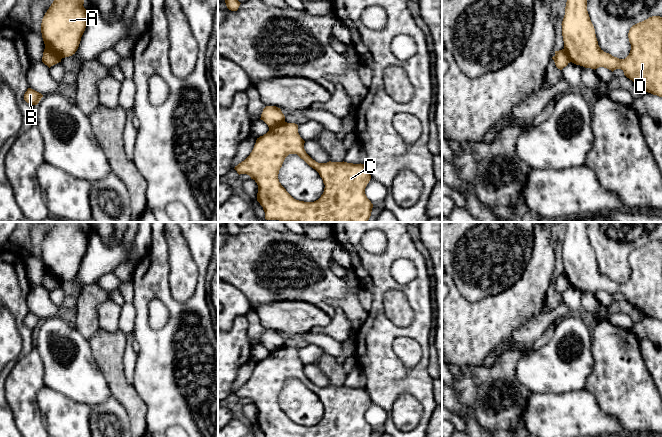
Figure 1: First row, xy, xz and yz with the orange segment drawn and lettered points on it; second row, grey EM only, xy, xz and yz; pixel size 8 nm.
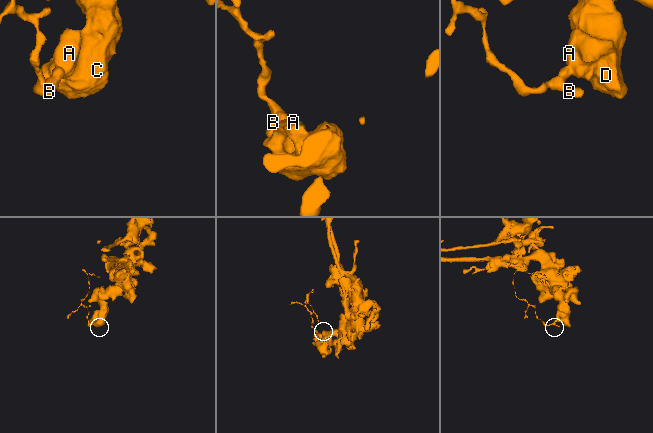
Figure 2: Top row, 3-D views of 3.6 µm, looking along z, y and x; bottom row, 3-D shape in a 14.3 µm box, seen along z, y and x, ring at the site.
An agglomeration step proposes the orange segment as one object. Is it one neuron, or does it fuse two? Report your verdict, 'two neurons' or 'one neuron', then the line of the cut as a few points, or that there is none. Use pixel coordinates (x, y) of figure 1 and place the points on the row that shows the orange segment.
two neurons; cut in xy along (45, 46), (60, 60)

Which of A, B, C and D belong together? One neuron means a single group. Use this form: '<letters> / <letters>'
A C D / B

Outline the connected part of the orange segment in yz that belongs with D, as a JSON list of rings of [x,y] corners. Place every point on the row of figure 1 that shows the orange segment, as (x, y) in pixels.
[[[567,0],[561,25],[564,49],[572,63],[594,70],[599,67],[612,72],[621,69],[627,78],[641,86],[645,92],[662,97],[662,17],[649,17],[630,28],[628,38],[631,50],[625,59],[614,57],[599,47],[587,11],[587,0]]]

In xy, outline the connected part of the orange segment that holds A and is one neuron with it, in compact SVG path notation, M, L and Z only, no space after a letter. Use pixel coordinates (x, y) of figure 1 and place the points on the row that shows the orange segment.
M54 0L42 19L41 33L45 47L60 60L75 54L79 47L88 21L88 12L83 4L84 0Z

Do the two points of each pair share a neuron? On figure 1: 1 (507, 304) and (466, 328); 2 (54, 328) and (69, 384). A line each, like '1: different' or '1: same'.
1: same
2: same

